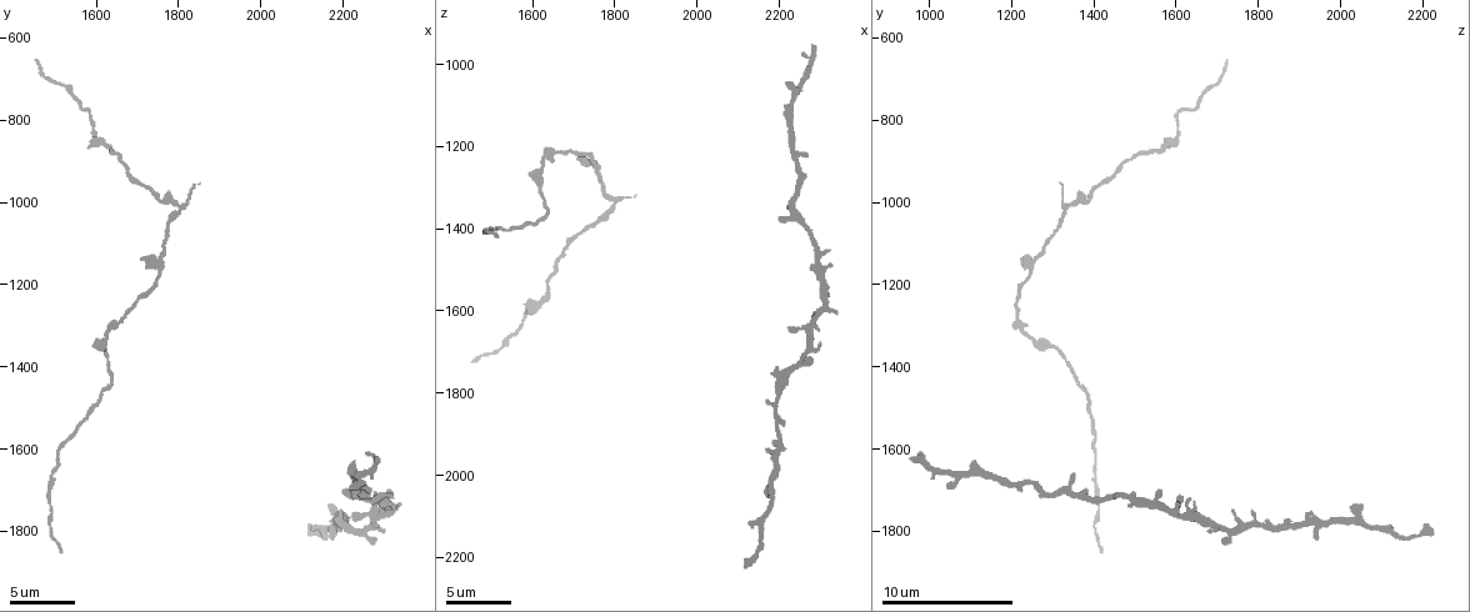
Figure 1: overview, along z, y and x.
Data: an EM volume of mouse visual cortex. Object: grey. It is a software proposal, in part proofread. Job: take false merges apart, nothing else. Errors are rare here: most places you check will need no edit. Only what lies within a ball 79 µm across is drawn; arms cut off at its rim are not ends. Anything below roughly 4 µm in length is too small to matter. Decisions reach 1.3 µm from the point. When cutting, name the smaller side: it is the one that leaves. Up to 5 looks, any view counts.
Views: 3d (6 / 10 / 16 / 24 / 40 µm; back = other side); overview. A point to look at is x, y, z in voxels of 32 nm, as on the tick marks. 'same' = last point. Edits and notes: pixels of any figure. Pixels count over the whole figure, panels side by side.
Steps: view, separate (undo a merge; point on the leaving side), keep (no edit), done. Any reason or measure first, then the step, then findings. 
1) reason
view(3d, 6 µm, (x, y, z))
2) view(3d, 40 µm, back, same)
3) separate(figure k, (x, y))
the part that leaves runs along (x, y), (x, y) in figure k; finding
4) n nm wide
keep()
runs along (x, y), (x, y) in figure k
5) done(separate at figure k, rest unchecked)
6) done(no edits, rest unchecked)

view(3d, 16 µm, (2205, 1780, 1895))

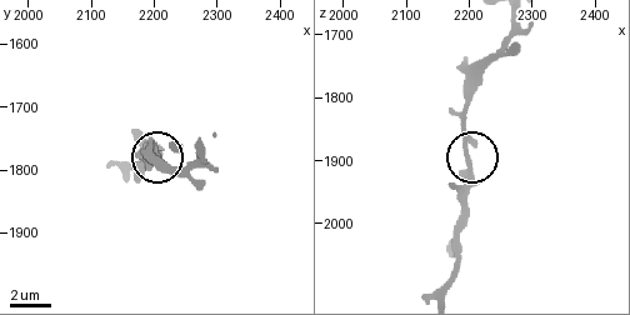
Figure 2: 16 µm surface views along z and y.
view(3d, 6 µm, same)

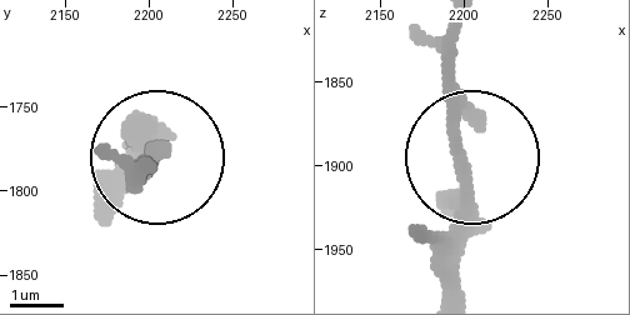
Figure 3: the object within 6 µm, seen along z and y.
3 arms
keep()
runs along (456, 28), (446, 121), (474, 175), (460, 283) in figure 3; one cell here

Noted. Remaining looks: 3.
four arms meet
view(3d, 6 µm, (2240, 1715, 1360))

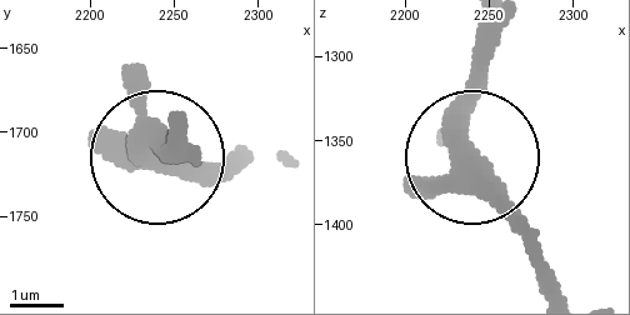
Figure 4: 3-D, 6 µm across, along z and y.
370 nm wide
keep()
all the same cell

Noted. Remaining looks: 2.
calibre changes
view(3d, 6 µm, (1750, 1195, 1235))

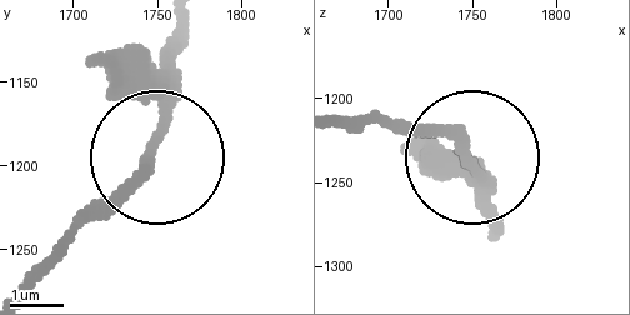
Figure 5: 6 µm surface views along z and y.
keep()
runs along (23, 290), (153, 155), (166, 39) in figure 5; continuous, no second cell

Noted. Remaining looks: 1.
done(no edits, rest unchecked)

